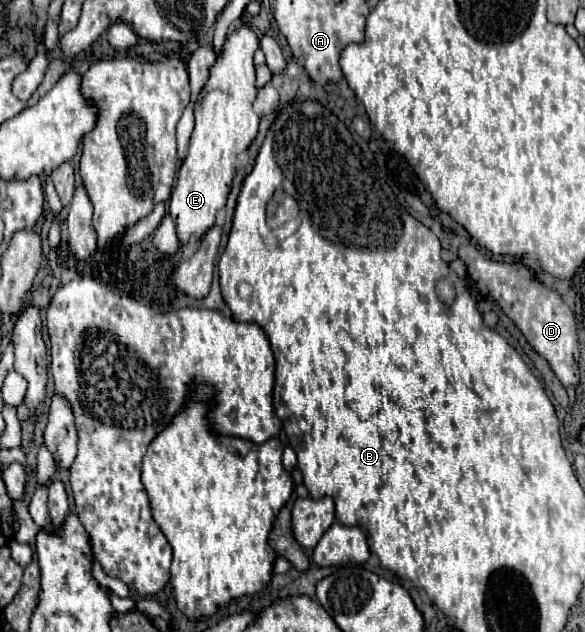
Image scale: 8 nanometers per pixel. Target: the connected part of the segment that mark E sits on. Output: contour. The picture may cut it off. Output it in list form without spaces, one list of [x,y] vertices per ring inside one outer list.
[[[241,26],[227,36],[223,56],[211,68],[209,80],[195,102],[195,128],[191,134],[189,154],[179,170],[177,186],[171,192],[169,216],[175,222],[177,238],[183,246],[191,236],[199,240],[215,224],[215,214],[225,206],[235,176],[237,154],[243,152],[257,134],[259,116],[253,112],[255,66],[253,54],[259,48],[257,34],[249,26]]]

